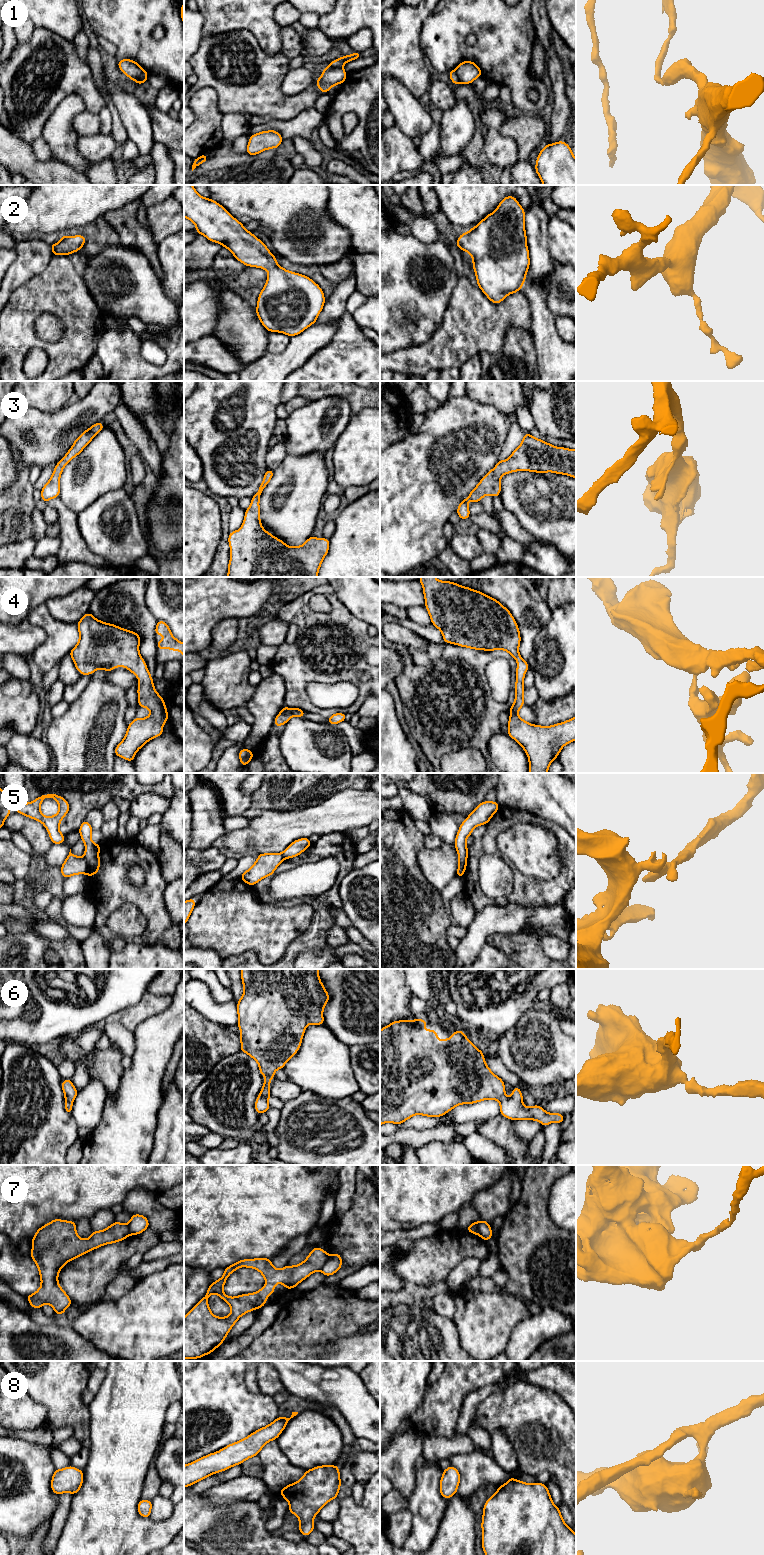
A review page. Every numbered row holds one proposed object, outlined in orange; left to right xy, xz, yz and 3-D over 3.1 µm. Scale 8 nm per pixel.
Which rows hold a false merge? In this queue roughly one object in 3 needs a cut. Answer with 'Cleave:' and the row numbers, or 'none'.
Cleave: 1, 5, 7

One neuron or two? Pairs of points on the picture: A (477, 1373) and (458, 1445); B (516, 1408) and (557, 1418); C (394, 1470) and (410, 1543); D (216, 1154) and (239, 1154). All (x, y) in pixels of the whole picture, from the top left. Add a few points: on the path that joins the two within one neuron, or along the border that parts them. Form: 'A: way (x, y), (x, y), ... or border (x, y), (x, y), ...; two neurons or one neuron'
A: border (432, 1435), (447, 1438), (454, 1438), (456, 1436); two neurons
B: way (526, 1412), (529, 1414), (547, 1414); one neuron
C: border (414, 1475), (414, 1490), (408, 1500); two neurons
D: way (222, 1154), (233, 1154); one neuron

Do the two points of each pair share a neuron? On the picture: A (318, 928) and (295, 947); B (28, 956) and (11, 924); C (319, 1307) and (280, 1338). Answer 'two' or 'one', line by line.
A: one
B: two
C: one

